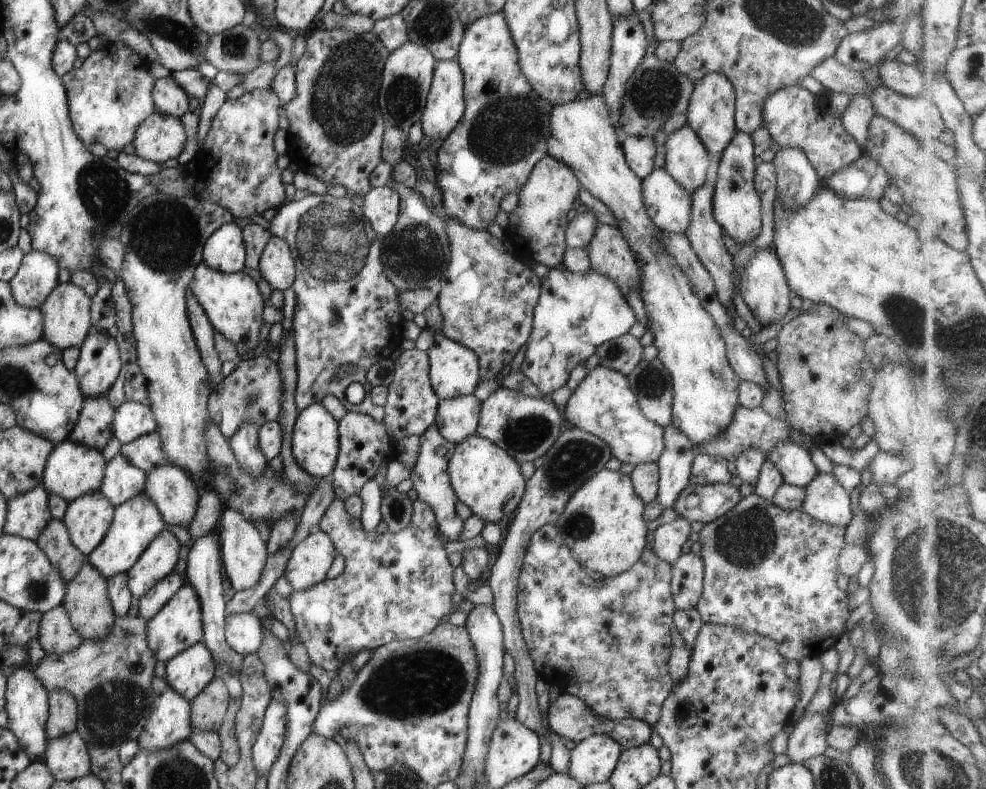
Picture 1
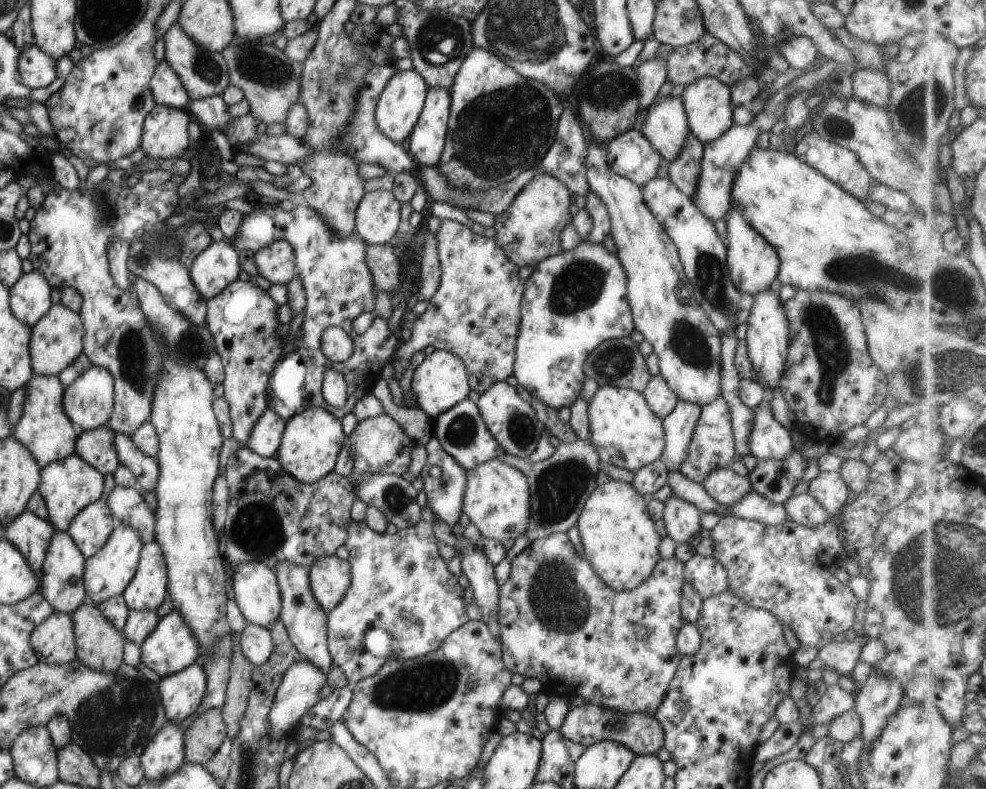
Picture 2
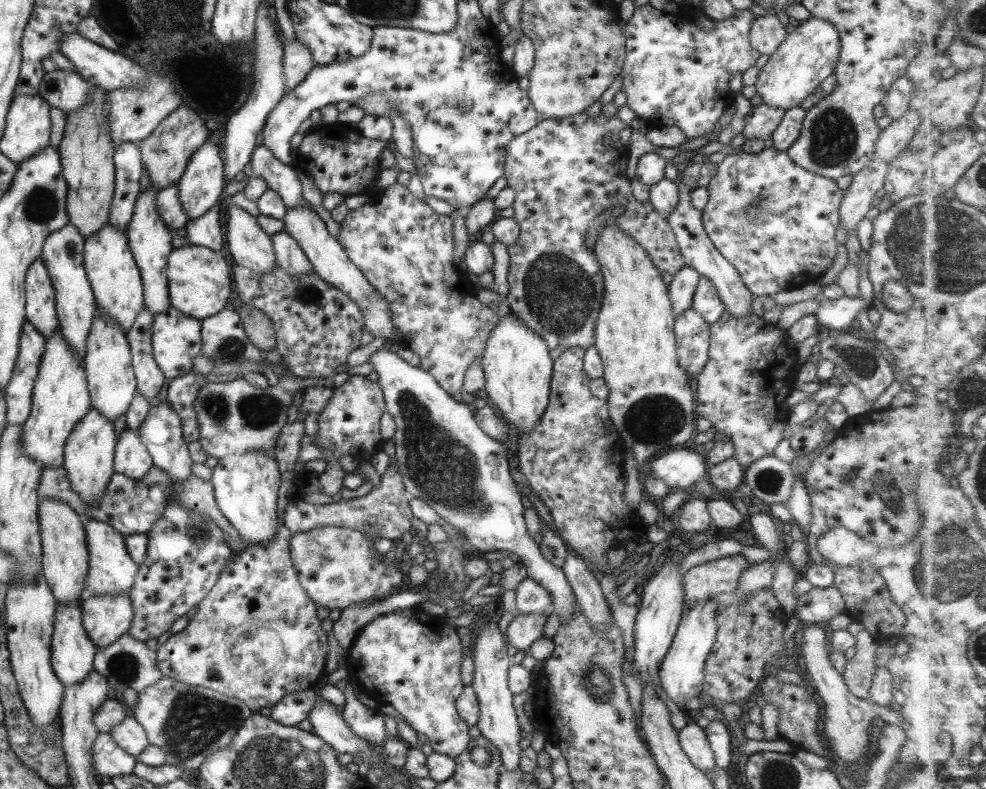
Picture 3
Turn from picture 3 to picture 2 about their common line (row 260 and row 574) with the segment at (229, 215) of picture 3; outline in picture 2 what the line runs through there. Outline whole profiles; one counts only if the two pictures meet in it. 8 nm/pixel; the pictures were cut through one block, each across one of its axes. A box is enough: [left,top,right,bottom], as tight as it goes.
[233,563,281,627]

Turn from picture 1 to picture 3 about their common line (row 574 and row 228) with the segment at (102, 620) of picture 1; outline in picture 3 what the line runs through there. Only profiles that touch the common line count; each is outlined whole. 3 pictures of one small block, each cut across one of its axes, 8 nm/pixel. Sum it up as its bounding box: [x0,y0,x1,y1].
[57,86,114,239]

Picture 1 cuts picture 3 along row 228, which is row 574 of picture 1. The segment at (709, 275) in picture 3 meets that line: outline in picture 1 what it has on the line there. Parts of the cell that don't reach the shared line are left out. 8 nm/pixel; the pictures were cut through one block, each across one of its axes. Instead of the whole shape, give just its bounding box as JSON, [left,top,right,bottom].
[669,551,703,609]

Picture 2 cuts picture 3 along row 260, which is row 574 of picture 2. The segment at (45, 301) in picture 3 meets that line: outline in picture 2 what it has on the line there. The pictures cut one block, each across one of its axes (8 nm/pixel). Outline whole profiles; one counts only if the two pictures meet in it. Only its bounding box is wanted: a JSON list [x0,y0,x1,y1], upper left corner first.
[3,510,54,588]

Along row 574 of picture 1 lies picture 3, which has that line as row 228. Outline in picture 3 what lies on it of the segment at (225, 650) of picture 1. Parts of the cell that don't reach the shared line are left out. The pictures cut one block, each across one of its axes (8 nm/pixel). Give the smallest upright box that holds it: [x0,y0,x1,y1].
[185,203,224,251]

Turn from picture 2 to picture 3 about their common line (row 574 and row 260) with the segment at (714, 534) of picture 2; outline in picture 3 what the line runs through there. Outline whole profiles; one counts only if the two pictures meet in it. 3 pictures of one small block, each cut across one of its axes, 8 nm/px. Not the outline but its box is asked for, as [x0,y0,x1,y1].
[700,147,844,299]

